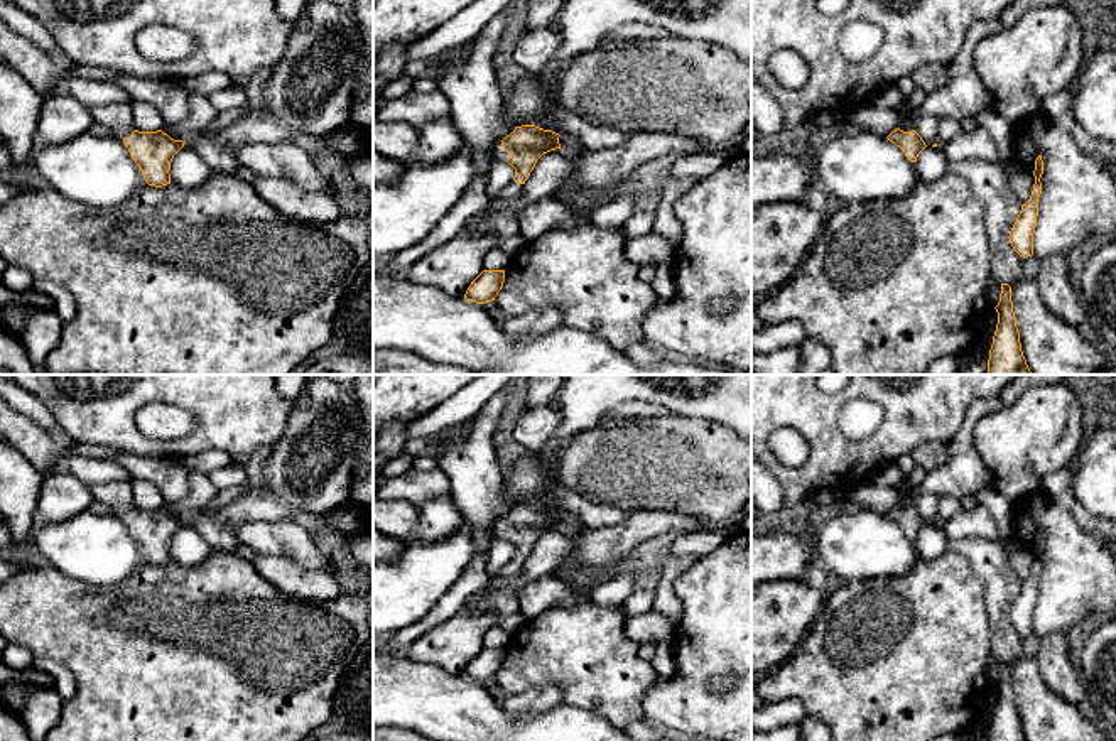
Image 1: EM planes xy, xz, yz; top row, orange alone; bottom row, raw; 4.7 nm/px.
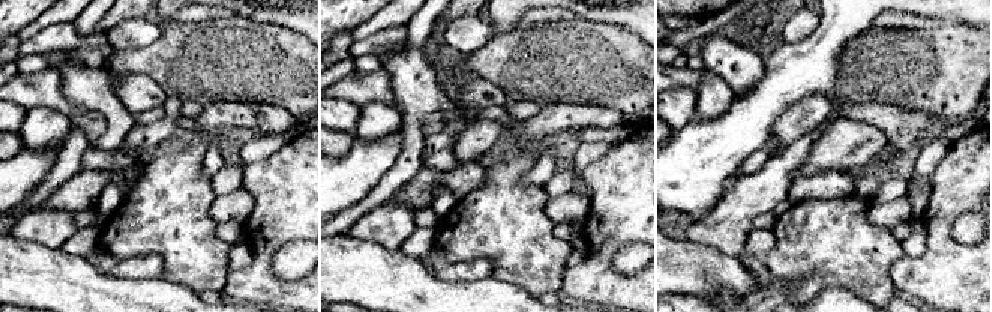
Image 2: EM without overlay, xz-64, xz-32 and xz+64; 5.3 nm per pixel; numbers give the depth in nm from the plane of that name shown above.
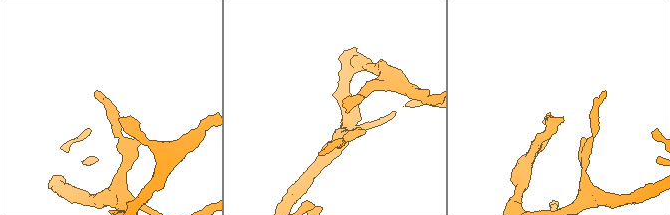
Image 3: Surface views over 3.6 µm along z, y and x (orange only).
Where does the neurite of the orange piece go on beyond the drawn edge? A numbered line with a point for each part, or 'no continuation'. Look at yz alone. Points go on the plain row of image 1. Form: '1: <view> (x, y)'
1: yz (964, 473)

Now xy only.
1: xy (119, 495)

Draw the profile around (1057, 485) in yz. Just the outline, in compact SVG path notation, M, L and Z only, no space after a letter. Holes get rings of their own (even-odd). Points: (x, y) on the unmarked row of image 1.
M1062 468L1055 473L1050 473L1042 481L1042 489L1054 500L1064 501L1074 484L1074 473L1069 471L1069 468Z

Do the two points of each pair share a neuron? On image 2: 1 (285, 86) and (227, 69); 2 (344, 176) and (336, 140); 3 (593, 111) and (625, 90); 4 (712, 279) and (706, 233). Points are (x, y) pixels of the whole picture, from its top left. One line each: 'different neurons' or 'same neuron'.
1: same neuron
2: different neurons
3: different neurons
4: different neurons

